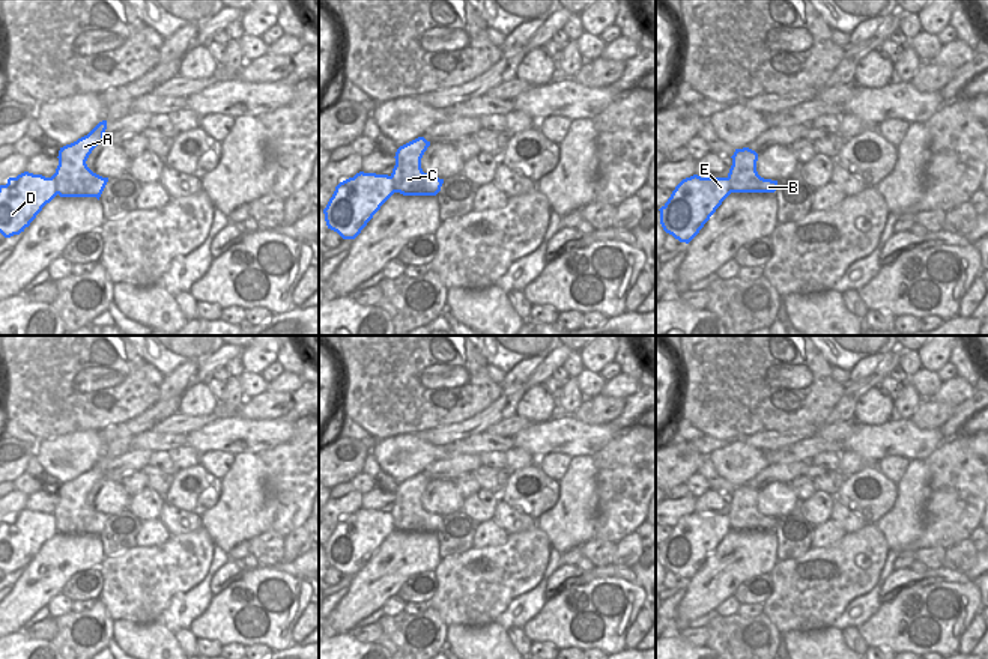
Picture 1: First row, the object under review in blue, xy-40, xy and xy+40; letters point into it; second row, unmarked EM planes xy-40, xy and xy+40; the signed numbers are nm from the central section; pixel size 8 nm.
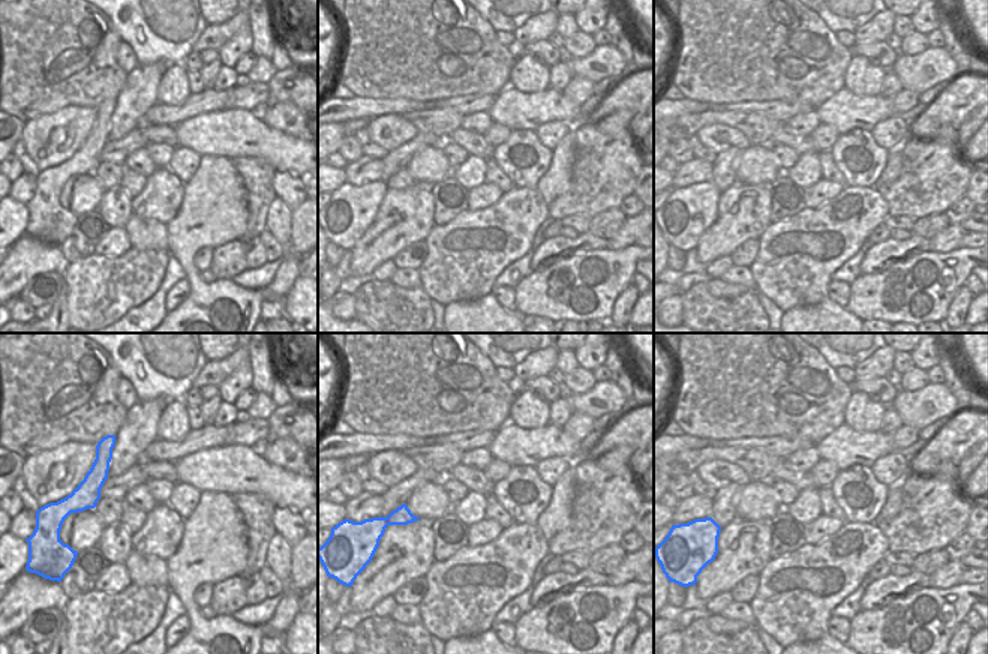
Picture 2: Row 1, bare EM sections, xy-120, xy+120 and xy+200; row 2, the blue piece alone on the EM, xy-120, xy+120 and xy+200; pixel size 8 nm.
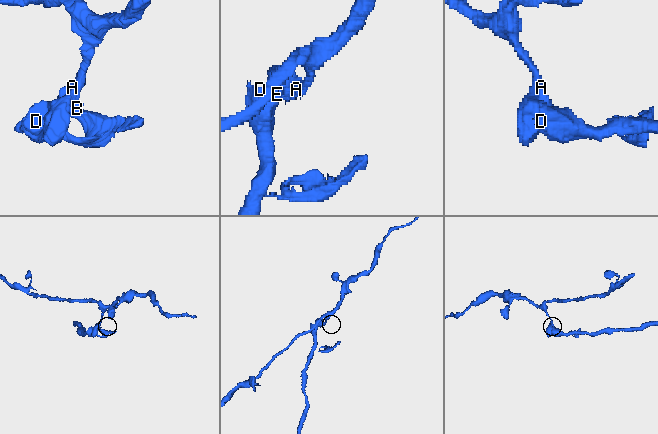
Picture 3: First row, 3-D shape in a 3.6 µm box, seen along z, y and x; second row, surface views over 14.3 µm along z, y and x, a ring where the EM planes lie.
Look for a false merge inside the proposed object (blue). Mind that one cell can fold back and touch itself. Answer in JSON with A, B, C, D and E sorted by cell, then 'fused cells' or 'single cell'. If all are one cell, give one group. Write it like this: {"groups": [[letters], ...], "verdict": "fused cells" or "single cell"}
{"groups": [["A", "B", "C"], ["D", "E"]], "verdict": "fused cells"}

